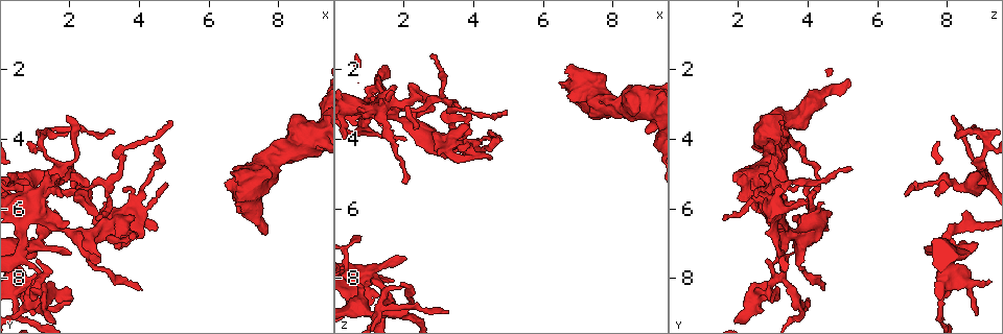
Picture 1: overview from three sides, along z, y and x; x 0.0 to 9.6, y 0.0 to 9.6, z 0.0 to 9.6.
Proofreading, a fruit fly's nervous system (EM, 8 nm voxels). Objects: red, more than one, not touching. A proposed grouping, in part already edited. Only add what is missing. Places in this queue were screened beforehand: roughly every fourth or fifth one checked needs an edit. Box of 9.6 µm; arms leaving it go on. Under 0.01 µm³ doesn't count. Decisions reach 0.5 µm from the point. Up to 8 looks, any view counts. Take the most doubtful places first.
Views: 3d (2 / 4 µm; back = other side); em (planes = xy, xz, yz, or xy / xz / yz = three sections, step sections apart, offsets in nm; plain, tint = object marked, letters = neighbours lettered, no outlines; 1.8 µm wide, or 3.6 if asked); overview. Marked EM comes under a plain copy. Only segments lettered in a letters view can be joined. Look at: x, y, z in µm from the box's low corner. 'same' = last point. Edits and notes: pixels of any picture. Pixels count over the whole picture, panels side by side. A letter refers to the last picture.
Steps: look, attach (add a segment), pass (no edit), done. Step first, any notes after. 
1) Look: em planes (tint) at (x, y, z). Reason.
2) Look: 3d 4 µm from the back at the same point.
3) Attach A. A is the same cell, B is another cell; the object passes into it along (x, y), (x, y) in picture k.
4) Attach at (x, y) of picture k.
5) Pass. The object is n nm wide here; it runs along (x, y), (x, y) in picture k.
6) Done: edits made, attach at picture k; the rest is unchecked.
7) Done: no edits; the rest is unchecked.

Look: 3d 4 µm at (0.70, 5.40, 8.55).

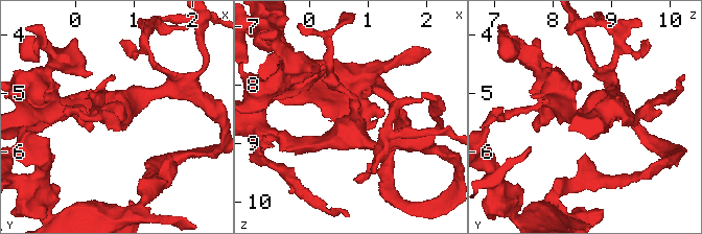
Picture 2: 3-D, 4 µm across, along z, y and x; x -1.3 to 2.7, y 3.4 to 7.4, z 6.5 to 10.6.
Look: em 3.6 µm planes (letters) at (0.70, 5.40, 8.50). 3 arms meet here; the arms are 180, 190, 200 nm wide.

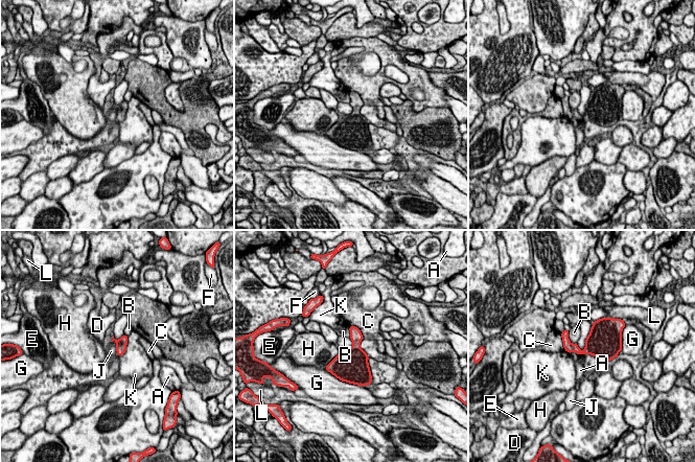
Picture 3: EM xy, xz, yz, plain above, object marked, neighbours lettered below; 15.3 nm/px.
Pass. A, B, C, D, E, F, G, H, J, K and L are other cells; no lettered segment goes on from it.

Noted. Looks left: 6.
Look: 3d 2 µm at (2.00, 7.35, 7.40). Tapers out.

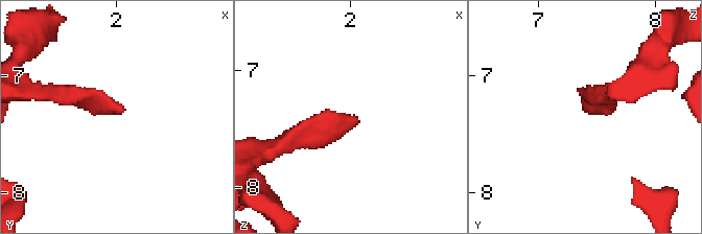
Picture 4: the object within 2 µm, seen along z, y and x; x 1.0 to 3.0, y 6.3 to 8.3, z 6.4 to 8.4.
Look: em 3.6 µm xz step 16 (letters) at (2.04, 7.34, 7.48).

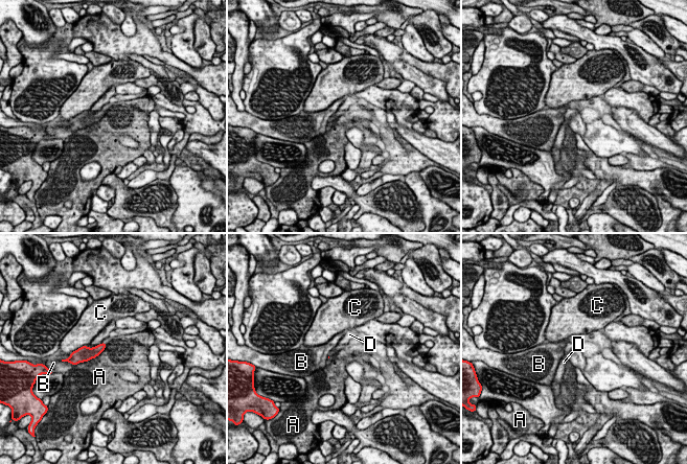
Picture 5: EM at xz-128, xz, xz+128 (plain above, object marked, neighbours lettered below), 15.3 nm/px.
Look: em 3.6 µm planes (letters) at the same point.

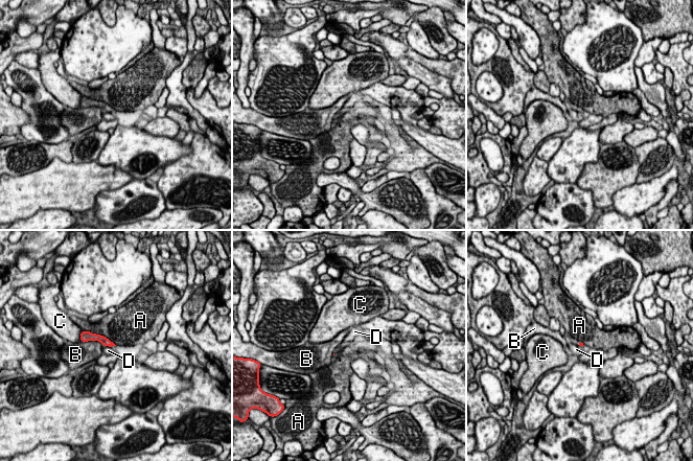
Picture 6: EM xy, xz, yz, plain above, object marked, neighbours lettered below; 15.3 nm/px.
Pass. A, B, C and D are other cells; a border runs along (104, 344), (112, 347) in picture 6; none of them fits.

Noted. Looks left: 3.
Look: 3d 4 µm at (4.55, 6.55, 4.50). Branch stops here.

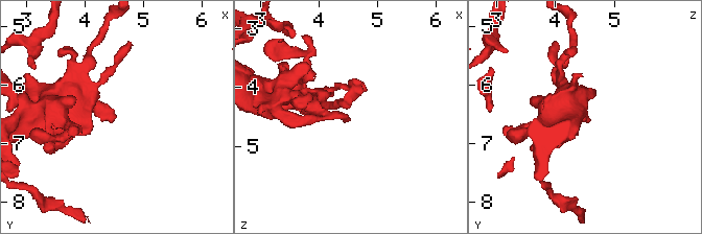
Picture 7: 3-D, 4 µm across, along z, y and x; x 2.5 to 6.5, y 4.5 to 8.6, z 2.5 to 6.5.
Look: em xz step 8 (tint) at (4.55, 6.55, 4.55).

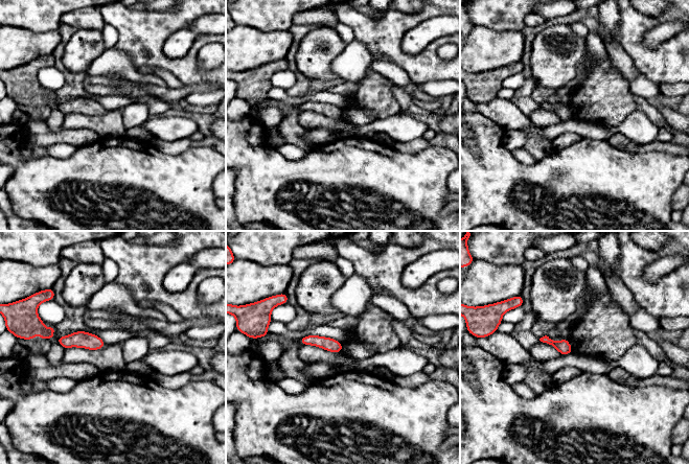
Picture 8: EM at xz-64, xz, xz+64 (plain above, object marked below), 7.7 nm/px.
Look: em planes (letters) at the same point.

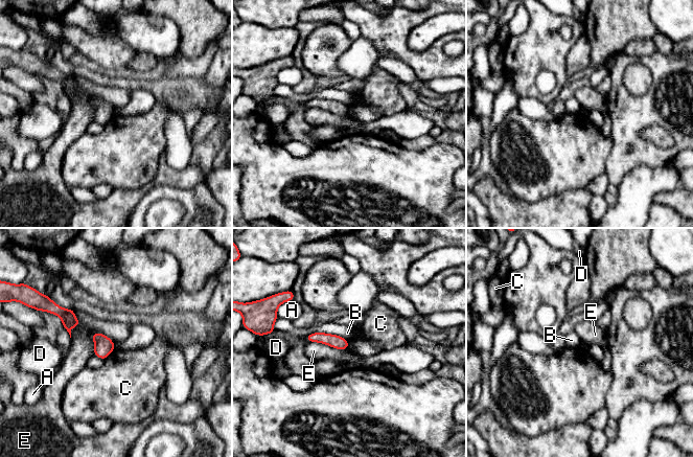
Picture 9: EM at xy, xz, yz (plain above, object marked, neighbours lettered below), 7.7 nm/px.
Pass. A, B, C, D and E are other cells; a border runs along (91, 334), (101, 333), (115, 343) in picture 9; none of them fits.

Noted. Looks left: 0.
Done: no edits; the rest is unchecked.

